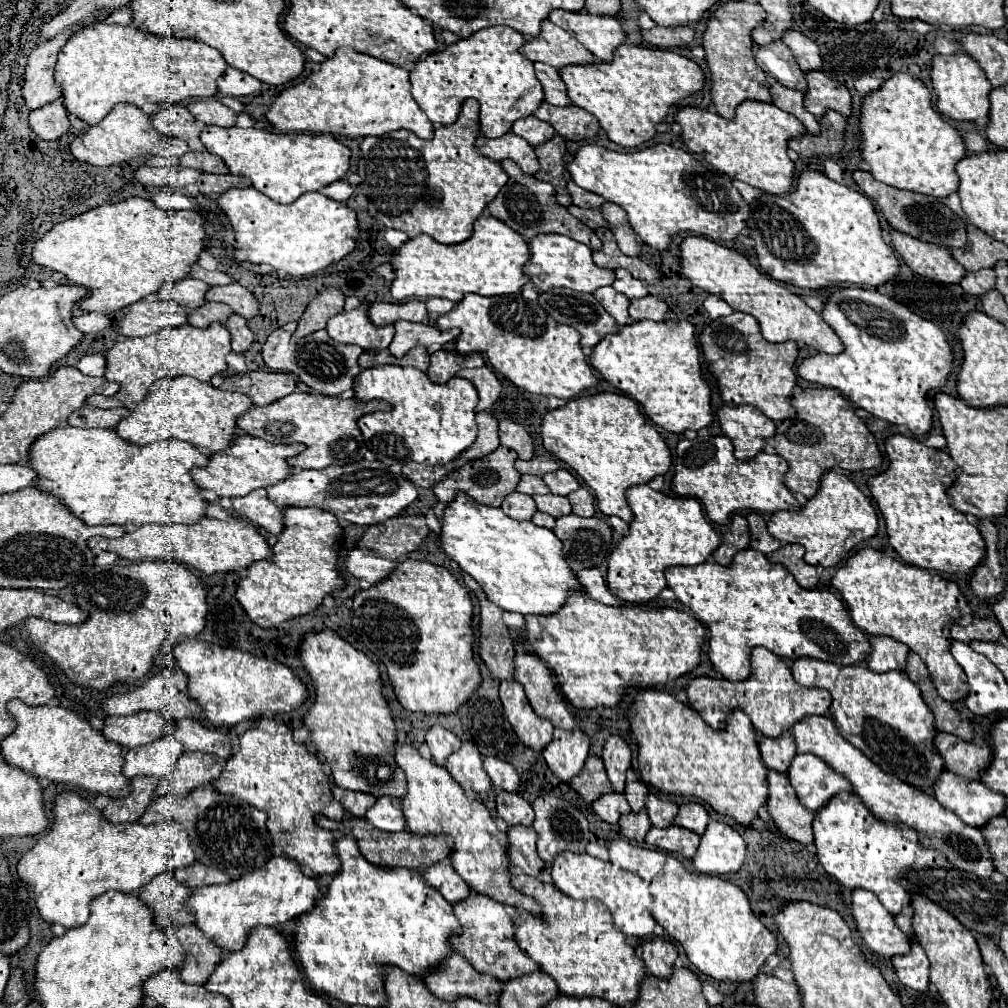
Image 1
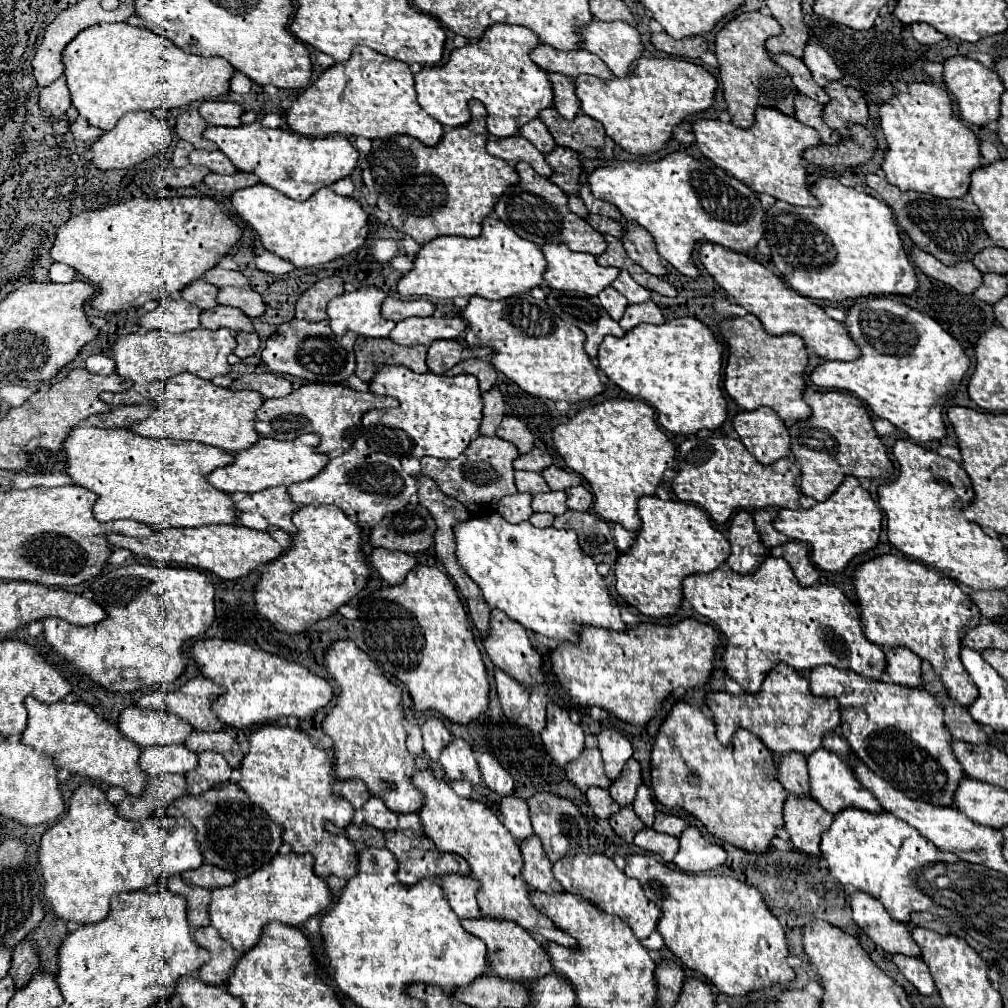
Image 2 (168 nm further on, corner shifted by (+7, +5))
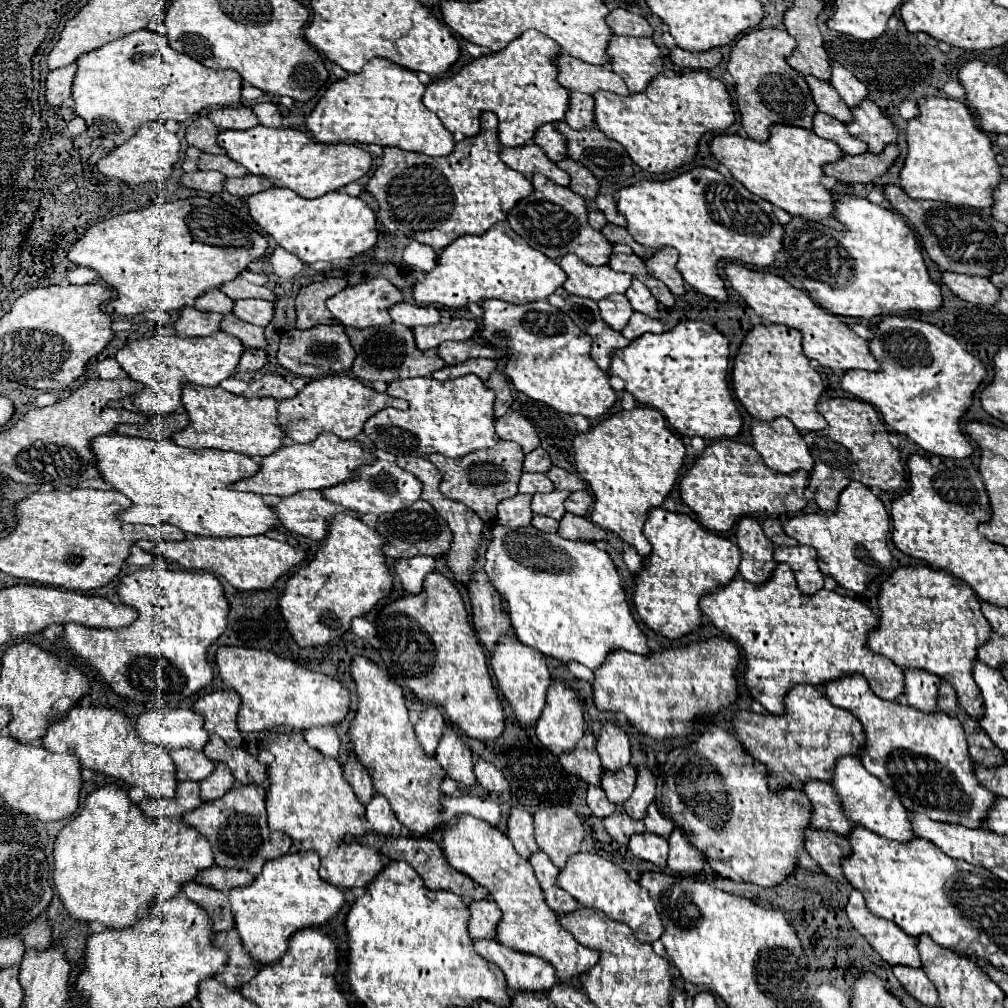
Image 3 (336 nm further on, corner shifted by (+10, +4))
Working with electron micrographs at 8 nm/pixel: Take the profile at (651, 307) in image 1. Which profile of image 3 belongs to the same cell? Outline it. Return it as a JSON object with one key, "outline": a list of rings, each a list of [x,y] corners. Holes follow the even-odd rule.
{"outline":[[[634,312],[632,318],[628,320],[626,328],[622,330],[622,334],[624,334],[628,340],[634,340],[634,338],[638,338],[638,336],[644,334],[644,332],[660,334],[660,332],[664,332],[664,326],[662,326],[662,322],[660,322],[658,318],[650,318],[650,316],[644,316],[644,314],[640,314],[640,312]]]}

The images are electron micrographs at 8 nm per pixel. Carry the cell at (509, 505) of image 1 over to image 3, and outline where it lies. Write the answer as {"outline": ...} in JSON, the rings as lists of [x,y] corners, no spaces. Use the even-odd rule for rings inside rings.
{"outline":[[[516,494],[504,502],[498,504],[498,516],[496,522],[508,526],[508,528],[522,528],[528,526],[532,520],[532,510],[530,510],[530,494]]]}

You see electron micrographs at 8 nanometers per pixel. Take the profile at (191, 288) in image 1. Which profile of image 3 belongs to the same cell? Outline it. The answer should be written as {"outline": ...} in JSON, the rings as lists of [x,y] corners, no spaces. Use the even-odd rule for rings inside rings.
{"outline":[[[208,290],[208,292],[200,294],[194,300],[194,308],[200,310],[200,312],[220,312],[220,314],[228,314],[228,312],[232,312],[232,298],[228,298],[220,290]]]}

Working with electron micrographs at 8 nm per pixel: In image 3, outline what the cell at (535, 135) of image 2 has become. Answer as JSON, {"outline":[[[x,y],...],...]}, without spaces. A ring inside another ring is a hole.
{"outline":[[[552,124],[540,126],[536,130],[532,142],[536,142],[552,162],[558,162],[560,158],[566,158],[566,142],[564,142],[564,136]]]}

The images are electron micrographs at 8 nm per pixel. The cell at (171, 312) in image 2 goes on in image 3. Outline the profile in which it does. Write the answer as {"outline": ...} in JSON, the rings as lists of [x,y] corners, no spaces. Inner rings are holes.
{"outline":[[[186,306],[178,312],[178,320],[174,322],[174,330],[178,336],[208,336],[220,330],[222,314],[200,312],[192,306]]]}

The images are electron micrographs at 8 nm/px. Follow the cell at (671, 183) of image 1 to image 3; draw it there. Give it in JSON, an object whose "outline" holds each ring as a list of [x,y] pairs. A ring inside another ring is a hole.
{"outline":[[[694,166],[692,170],[680,172],[670,180],[640,180],[632,186],[624,186],[616,192],[616,208],[628,220],[628,234],[650,248],[672,246],[678,250],[676,268],[694,290],[712,296],[716,300],[726,300],[724,280],[718,274],[718,260],[742,262],[752,266],[770,266],[774,262],[774,252],[782,248],[782,226],[772,212],[772,204],[748,192],[734,178],[726,178],[718,170],[706,166]]]}

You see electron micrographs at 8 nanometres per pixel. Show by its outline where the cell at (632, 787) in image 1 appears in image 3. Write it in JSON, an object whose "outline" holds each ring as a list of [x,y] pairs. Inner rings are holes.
{"outline":[[[624,766],[618,772],[606,770],[602,776],[602,788],[604,788],[606,796],[618,806],[630,798],[634,786],[636,786],[636,768],[634,766]]]}

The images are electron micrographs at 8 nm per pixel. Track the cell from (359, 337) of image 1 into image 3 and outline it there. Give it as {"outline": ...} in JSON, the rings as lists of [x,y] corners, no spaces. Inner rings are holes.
{"outline":[[[372,278],[368,282],[348,286],[336,296],[326,300],[326,308],[332,312],[332,316],[342,324],[342,326],[352,326],[352,328],[370,328],[370,326],[388,326],[392,324],[392,318],[388,316],[388,308],[394,306],[396,302],[402,300],[402,294],[388,282],[386,278]]]}

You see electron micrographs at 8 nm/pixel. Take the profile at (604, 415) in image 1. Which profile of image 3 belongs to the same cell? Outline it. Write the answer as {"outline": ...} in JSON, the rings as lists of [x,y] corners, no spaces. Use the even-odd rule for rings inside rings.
{"outline":[[[634,408],[596,420],[588,432],[574,436],[572,448],[576,470],[594,494],[592,522],[616,532],[624,542],[632,544],[640,556],[648,556],[650,544],[642,534],[642,526],[648,508],[664,502],[680,474],[686,454],[680,438],[668,428],[658,410]]]}

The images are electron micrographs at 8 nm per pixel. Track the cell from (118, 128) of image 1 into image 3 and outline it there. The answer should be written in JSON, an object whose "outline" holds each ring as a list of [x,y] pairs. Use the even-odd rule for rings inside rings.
{"outline":[[[146,122],[138,126],[136,134],[128,142],[112,148],[106,156],[98,160],[98,170],[104,176],[124,180],[128,184],[144,184],[150,180],[164,182],[170,176],[172,166],[180,160],[180,140],[176,134],[168,132],[162,122]]]}

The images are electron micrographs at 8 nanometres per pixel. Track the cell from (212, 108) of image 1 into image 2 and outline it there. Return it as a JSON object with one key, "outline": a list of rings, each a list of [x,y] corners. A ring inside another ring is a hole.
{"outline":[[[203,101],[199,113],[209,125],[239,127],[245,109],[237,103],[227,103],[227,101]]]}

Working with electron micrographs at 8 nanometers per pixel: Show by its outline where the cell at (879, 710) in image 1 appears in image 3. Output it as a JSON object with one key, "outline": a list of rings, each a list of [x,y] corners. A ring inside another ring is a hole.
{"outline":[[[860,674],[844,676],[824,684],[830,704],[850,710],[864,726],[866,744],[860,750],[864,768],[884,786],[892,788],[904,808],[922,812],[932,820],[980,828],[994,794],[980,786],[968,754],[968,742],[960,722],[944,712],[924,714],[914,706],[882,700],[872,694]]]}

